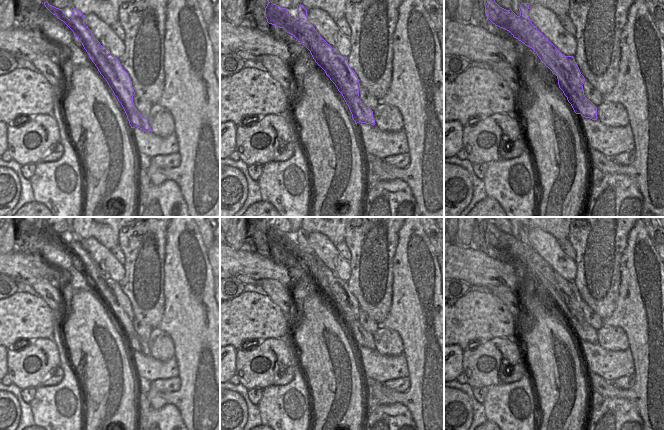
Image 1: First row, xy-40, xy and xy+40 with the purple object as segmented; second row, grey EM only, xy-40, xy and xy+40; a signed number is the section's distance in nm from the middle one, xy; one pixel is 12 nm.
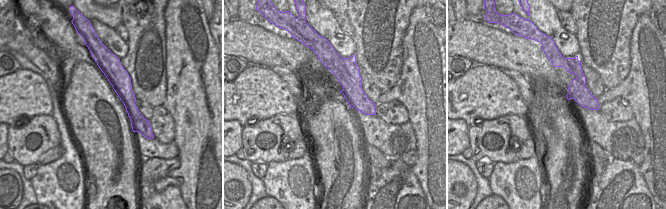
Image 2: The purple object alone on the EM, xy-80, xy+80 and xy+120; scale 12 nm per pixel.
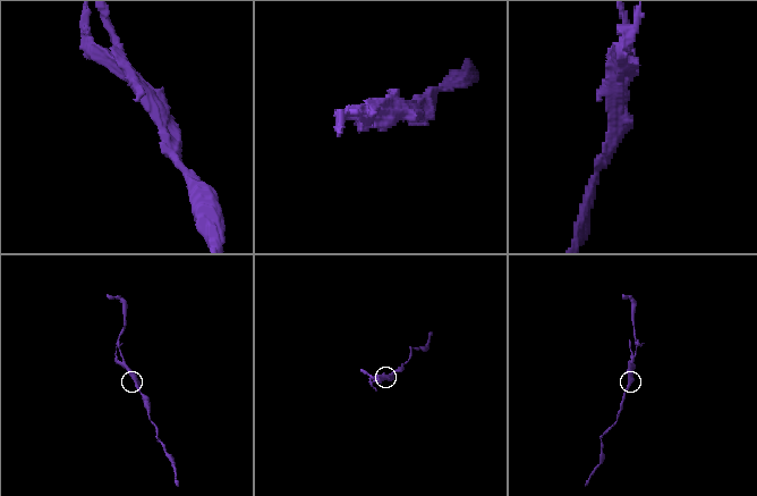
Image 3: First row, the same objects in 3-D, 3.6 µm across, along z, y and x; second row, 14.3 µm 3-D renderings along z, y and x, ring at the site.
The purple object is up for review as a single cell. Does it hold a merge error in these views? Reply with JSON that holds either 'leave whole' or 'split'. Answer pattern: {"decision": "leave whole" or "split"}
{"decision": "split"}

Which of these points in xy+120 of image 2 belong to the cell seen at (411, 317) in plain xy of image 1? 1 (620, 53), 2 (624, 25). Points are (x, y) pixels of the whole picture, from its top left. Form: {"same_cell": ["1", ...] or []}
{"same_cell": []}

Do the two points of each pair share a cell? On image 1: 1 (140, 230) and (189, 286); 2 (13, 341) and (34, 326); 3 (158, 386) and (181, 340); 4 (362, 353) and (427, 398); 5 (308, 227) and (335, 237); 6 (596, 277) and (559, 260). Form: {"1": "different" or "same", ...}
{"1": "different", "2": "same", "3": "different", "4": "different", "5": "same", "6": "different"}

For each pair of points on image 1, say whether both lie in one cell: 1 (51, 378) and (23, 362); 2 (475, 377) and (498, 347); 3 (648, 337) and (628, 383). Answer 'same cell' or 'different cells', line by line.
1: different cells
2: same cell
3: different cells

